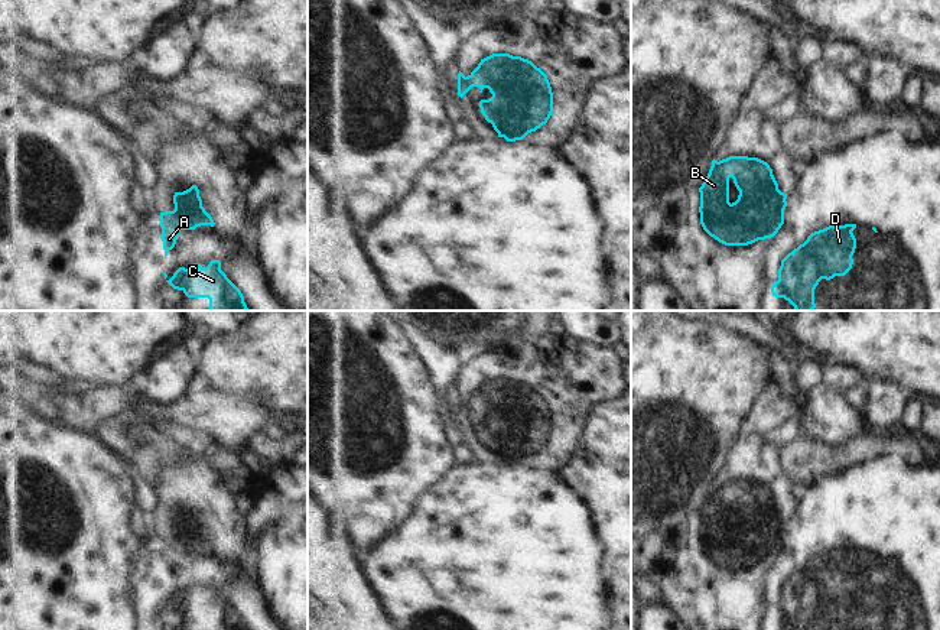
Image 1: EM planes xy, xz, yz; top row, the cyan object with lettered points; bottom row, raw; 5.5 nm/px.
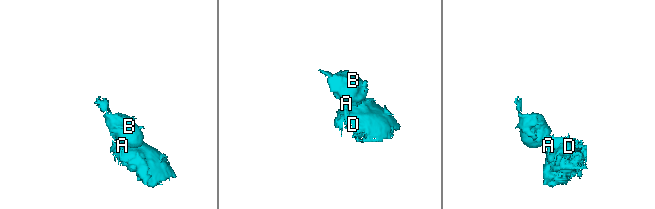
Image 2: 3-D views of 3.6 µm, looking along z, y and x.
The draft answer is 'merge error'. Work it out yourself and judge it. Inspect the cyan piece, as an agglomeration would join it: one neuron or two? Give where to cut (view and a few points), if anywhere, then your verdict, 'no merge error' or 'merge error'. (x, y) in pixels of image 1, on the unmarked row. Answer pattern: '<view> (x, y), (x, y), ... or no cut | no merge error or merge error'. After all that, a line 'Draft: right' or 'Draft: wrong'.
yz (784, 523), (779, 532), (779, 541), (771, 559) | merge error
Draft: right

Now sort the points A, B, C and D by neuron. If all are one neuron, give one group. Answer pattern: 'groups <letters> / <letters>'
groups A C D / B

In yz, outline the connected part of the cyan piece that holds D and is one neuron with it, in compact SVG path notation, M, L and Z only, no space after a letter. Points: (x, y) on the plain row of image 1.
M856 548L829 549L811 556L803 568L781 584L778 604L771 610L773 620L784 621L793 630L816 630L814 613L819 605L845 600L852 592L852 579L856 572L856 562L852 556L855 552Z

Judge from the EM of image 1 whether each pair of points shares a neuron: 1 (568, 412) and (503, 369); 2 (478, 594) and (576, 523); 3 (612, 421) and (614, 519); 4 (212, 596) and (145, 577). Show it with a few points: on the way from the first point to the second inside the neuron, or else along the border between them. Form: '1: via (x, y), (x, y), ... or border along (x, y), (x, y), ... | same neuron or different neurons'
1: via (558, 395), (532, 369), (520, 369) | same neuron
2: via (503, 570), (532, 541), (552, 531) | same neuron
3: via (614, 445), (614, 494) | same neuron
4: via (195, 596), (184, 596), (162, 577) | same neuron

